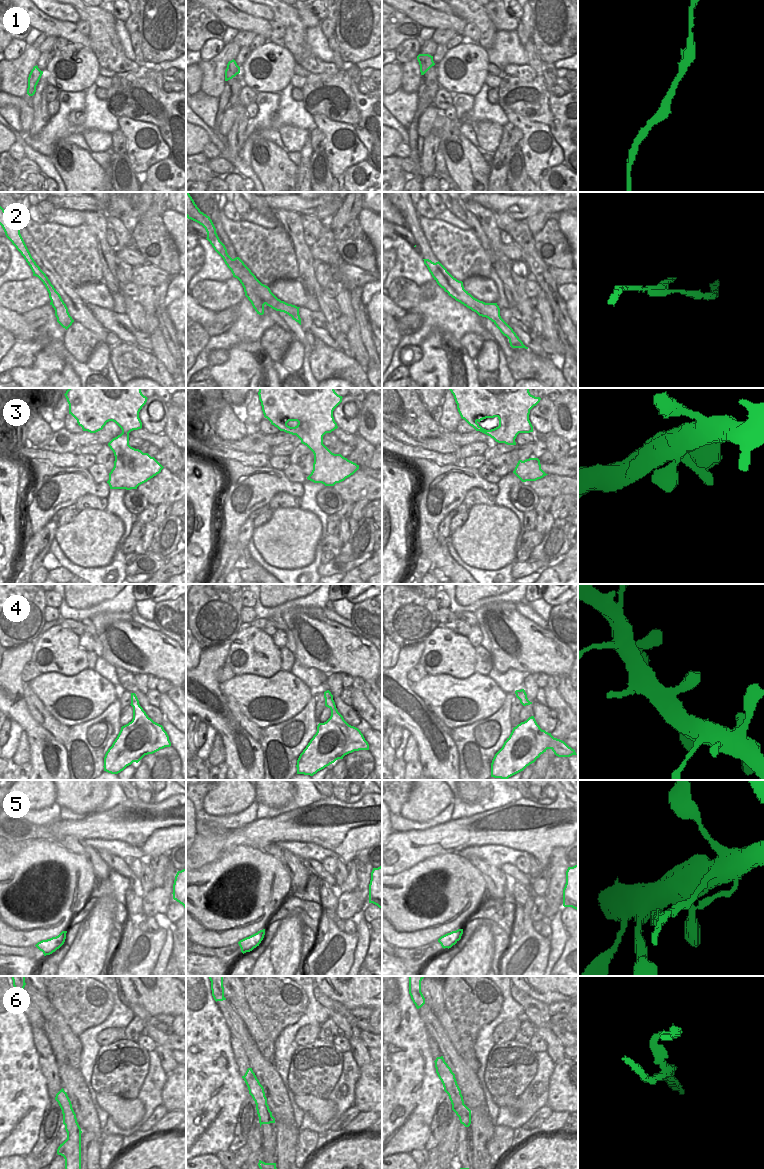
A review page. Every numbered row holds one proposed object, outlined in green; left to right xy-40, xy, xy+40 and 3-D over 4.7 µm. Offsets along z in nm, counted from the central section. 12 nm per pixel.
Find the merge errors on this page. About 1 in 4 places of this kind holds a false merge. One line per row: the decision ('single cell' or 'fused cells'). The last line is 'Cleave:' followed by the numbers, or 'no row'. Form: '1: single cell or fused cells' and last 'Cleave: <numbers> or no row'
1: single cell
2: fused cells
3: single cell
4: single cell
5: fused cells
6: fused cells
Cleave: 2, 5, 6

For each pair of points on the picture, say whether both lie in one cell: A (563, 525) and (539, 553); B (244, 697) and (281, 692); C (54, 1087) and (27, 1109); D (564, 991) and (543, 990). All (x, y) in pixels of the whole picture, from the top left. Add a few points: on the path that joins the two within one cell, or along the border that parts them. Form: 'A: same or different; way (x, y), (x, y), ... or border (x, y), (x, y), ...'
A: same; way (558, 532), (546, 546)
B: same; way (253, 695), (272, 694)
C: different; border (41, 1069), (50, 1097)
D: same; way (559, 990), (548, 990)

